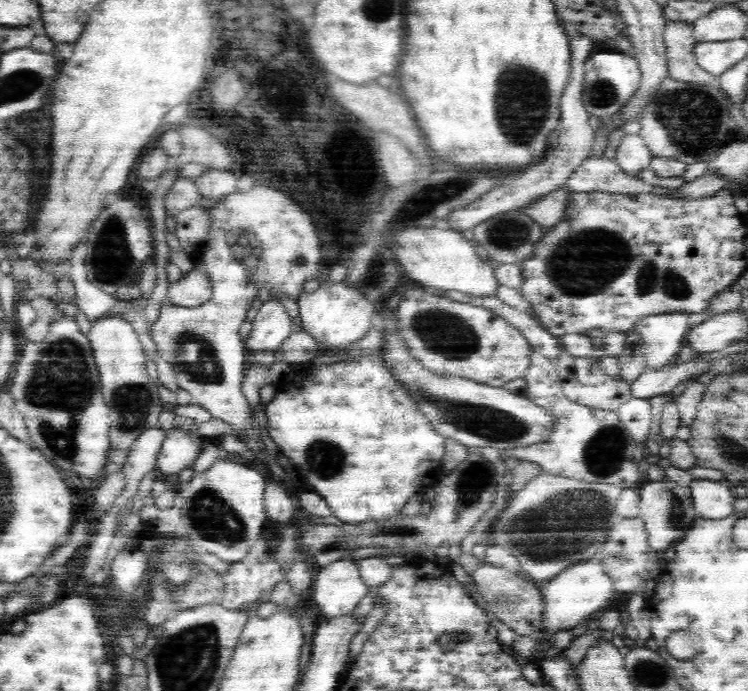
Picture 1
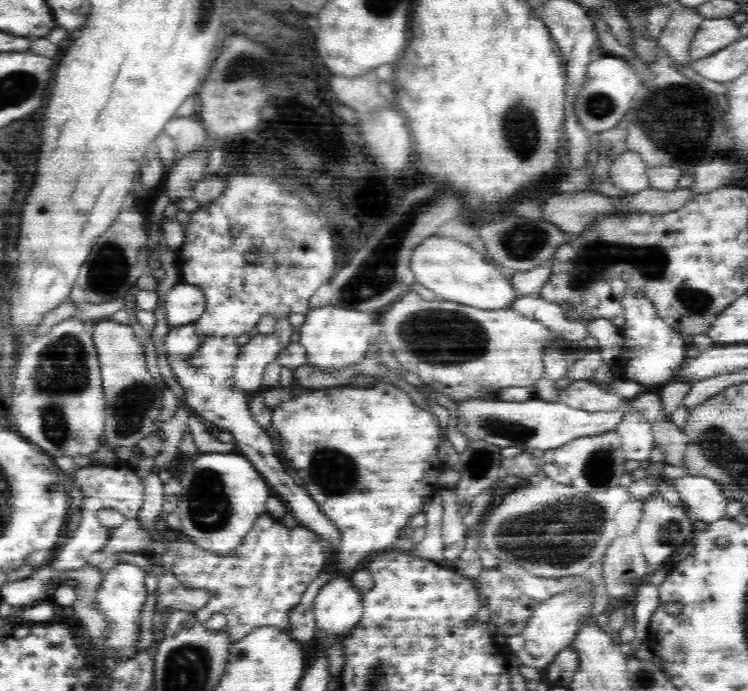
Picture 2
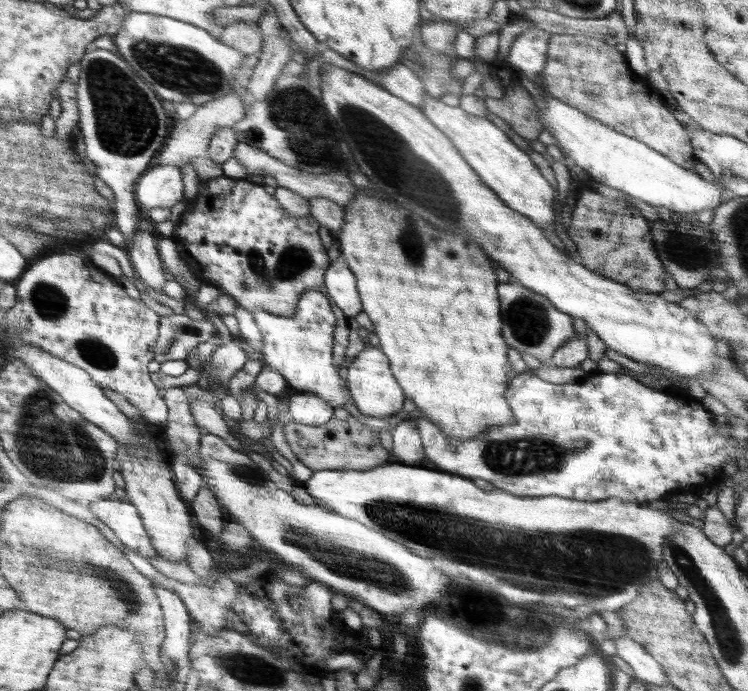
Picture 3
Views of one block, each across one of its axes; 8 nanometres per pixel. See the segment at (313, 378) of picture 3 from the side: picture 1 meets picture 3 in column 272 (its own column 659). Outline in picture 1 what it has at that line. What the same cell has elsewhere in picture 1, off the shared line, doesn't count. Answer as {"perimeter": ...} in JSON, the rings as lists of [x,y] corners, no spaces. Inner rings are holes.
{"perimeter":[[[684,312],[661,313],[638,320],[634,332],[642,339],[642,357],[646,369],[671,365],[686,346],[690,315]]]}

